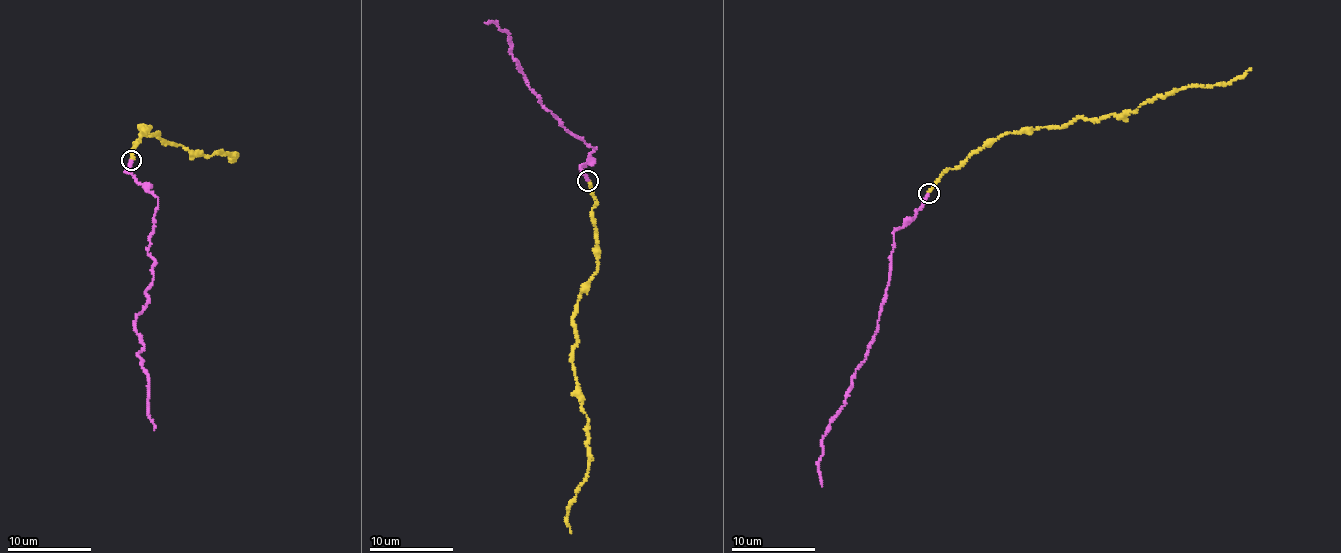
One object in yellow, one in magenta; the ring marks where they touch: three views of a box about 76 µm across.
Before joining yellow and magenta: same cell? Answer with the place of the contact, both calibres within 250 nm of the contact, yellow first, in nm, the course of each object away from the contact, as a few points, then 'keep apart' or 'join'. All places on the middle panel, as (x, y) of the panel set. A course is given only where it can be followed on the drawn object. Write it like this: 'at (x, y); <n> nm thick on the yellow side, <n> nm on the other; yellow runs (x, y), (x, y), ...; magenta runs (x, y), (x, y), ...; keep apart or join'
at (588, 181); 170 nm thick on the yellow side, 200 nm on the other; yellow runs (587, 180), (595, 199), (598, 262), (573, 326), (587, 476), (571, 503), (571, 533); magenta runs (587, 180), (581, 166), (595, 148), (574, 136), (540, 102), (509, 51), (508, 32), (489, 20), (484, 22); join

